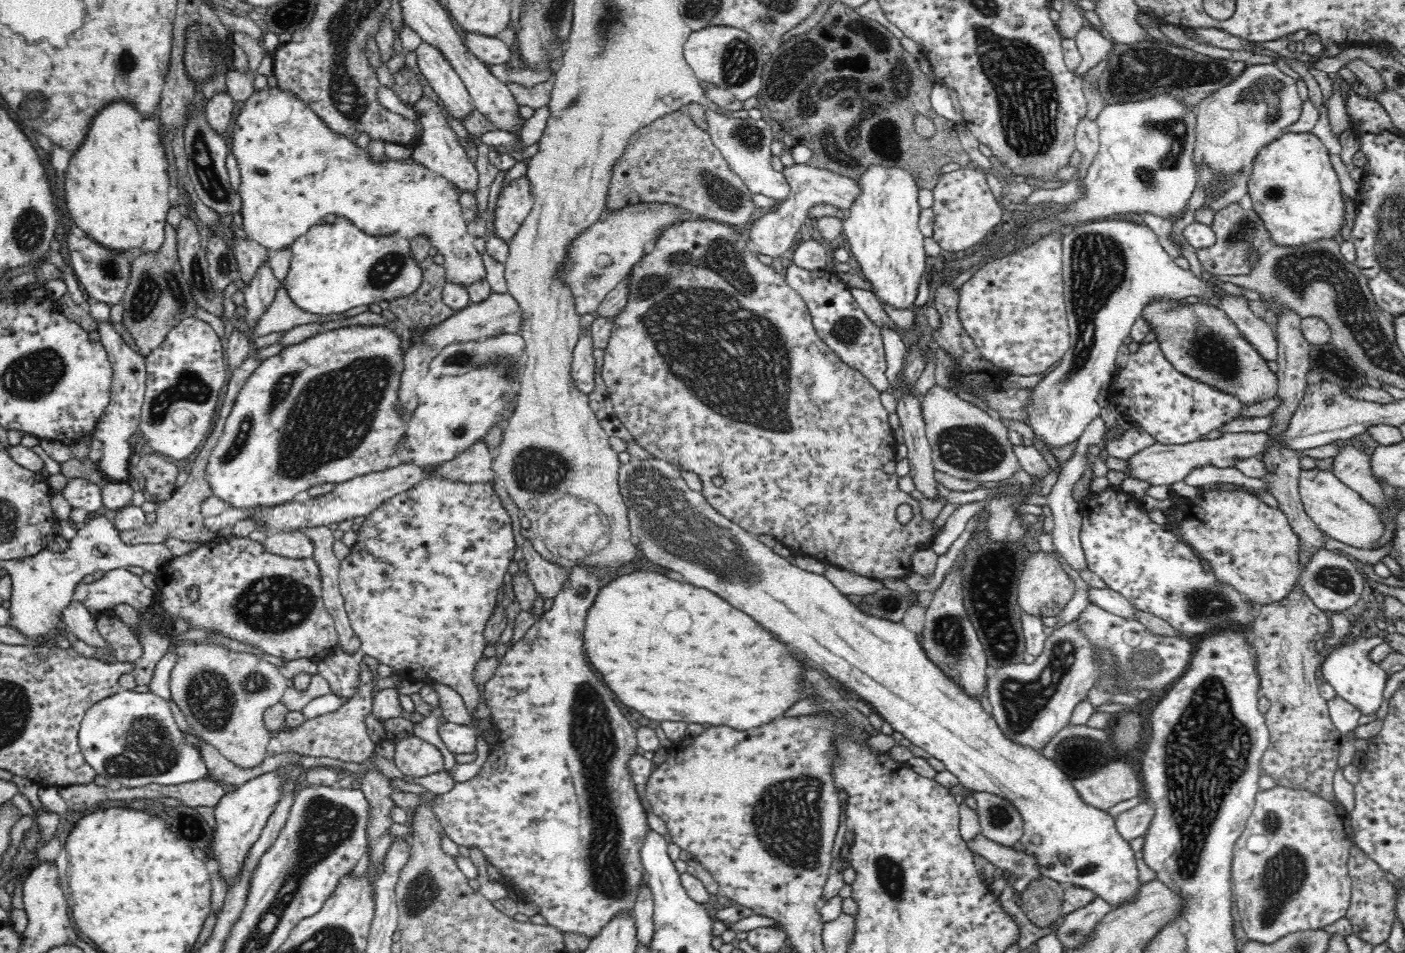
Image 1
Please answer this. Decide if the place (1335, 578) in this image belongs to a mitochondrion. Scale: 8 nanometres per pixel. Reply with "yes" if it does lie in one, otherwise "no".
yes

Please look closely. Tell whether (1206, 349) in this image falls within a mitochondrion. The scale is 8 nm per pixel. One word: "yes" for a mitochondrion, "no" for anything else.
yes

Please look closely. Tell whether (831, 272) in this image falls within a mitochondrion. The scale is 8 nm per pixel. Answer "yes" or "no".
no

